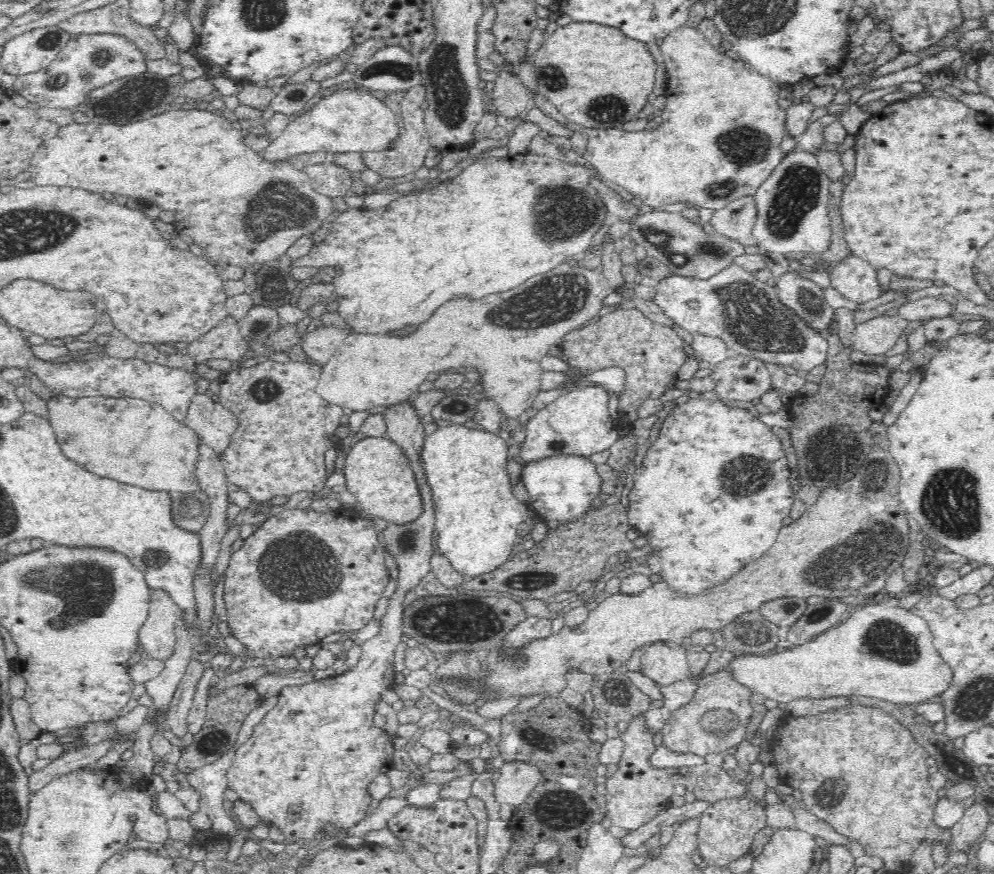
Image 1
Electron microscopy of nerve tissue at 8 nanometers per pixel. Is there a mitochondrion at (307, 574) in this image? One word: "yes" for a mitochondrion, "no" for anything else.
yes

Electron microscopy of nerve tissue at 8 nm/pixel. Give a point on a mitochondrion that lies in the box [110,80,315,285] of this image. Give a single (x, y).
(275, 201)

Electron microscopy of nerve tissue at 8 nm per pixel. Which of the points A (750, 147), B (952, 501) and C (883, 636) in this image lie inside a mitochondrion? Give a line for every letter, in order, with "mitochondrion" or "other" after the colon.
A: mitochondrion
B: mitochondrion
C: mitochondrion

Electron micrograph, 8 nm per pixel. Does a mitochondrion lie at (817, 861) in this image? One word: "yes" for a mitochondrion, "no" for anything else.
no

